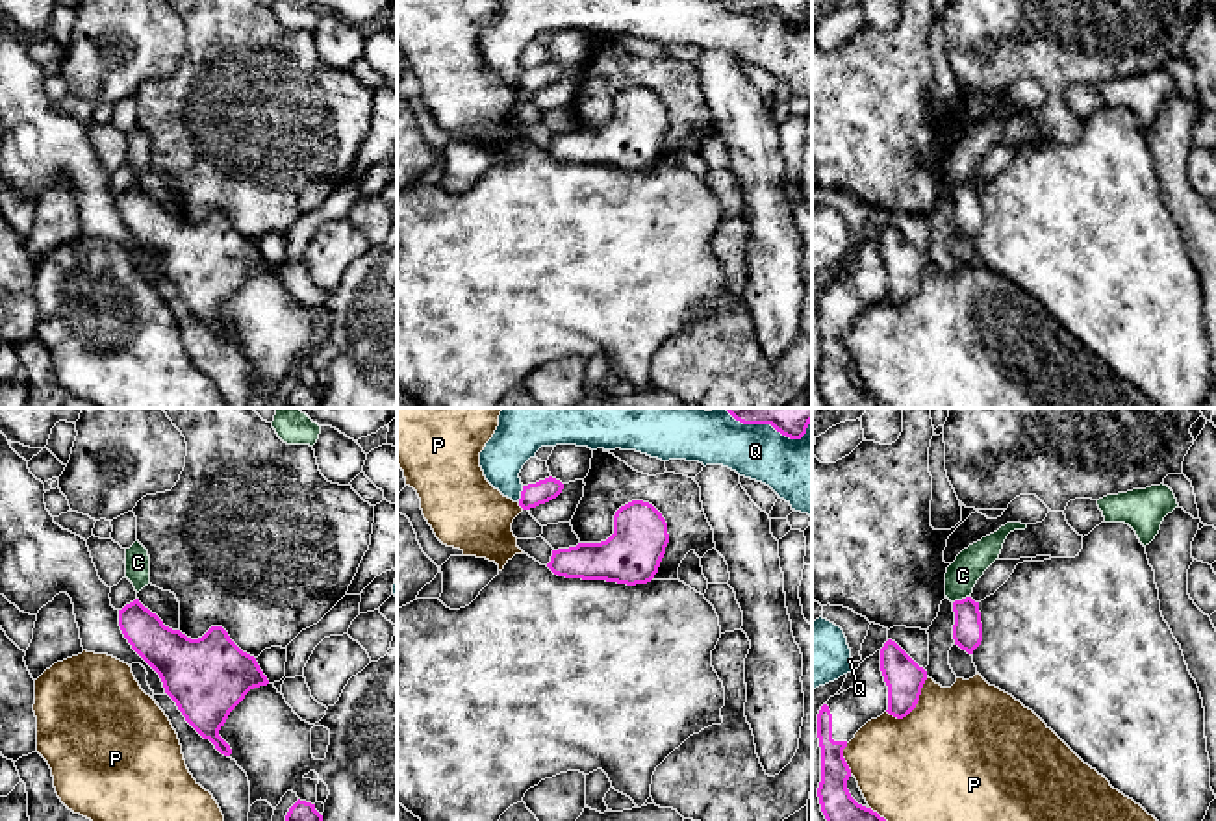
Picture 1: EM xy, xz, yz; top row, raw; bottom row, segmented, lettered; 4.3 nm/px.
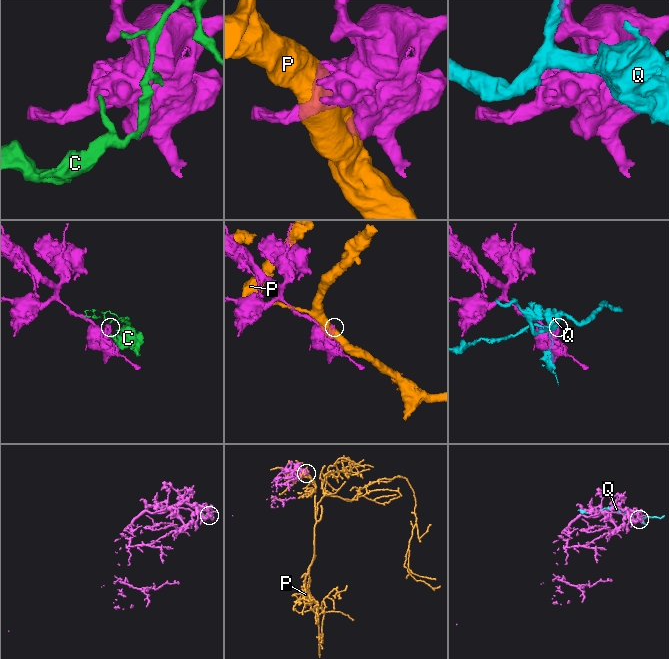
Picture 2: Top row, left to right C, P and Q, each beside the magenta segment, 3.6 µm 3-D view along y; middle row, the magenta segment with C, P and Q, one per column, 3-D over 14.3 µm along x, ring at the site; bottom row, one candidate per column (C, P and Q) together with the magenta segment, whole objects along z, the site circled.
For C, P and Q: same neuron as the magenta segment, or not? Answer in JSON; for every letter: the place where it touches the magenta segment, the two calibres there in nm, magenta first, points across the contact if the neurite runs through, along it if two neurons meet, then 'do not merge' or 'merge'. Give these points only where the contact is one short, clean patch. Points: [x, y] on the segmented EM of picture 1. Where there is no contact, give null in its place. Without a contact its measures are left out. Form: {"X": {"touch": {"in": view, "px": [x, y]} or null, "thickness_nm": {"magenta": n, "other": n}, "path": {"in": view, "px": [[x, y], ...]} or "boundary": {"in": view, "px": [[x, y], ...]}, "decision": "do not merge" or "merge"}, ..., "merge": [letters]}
{"C": {"touch": {"in": "yz", "px": [962, 599]}, "thickness_nm": {"magenta": 130, "other": 140}, "boundary": {"in": "yz", "px": [[970, 595], [953, 603]]}, "decision": "do not merge"}, "P": {"touch": {"in": "yz", "px": [914, 707]}, "thickness_nm": {"magenta": 160, "other": 500}, "decision": "do not merge"}, "Q": {"touch": {"in": "xz", "px": [768, 423]}, "thickness_nm": {"magenta": 220, "other": 280}, "decision": "do not merge"}, "merge": []}

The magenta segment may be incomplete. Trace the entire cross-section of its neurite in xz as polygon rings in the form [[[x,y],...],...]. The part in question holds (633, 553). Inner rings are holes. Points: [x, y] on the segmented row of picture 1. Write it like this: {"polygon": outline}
{"polygon": [[[632,500],[614,515],[614,534],[601,543],[552,550],[547,567],[565,578],[647,584],[669,543],[667,523],[649,502]]]}

